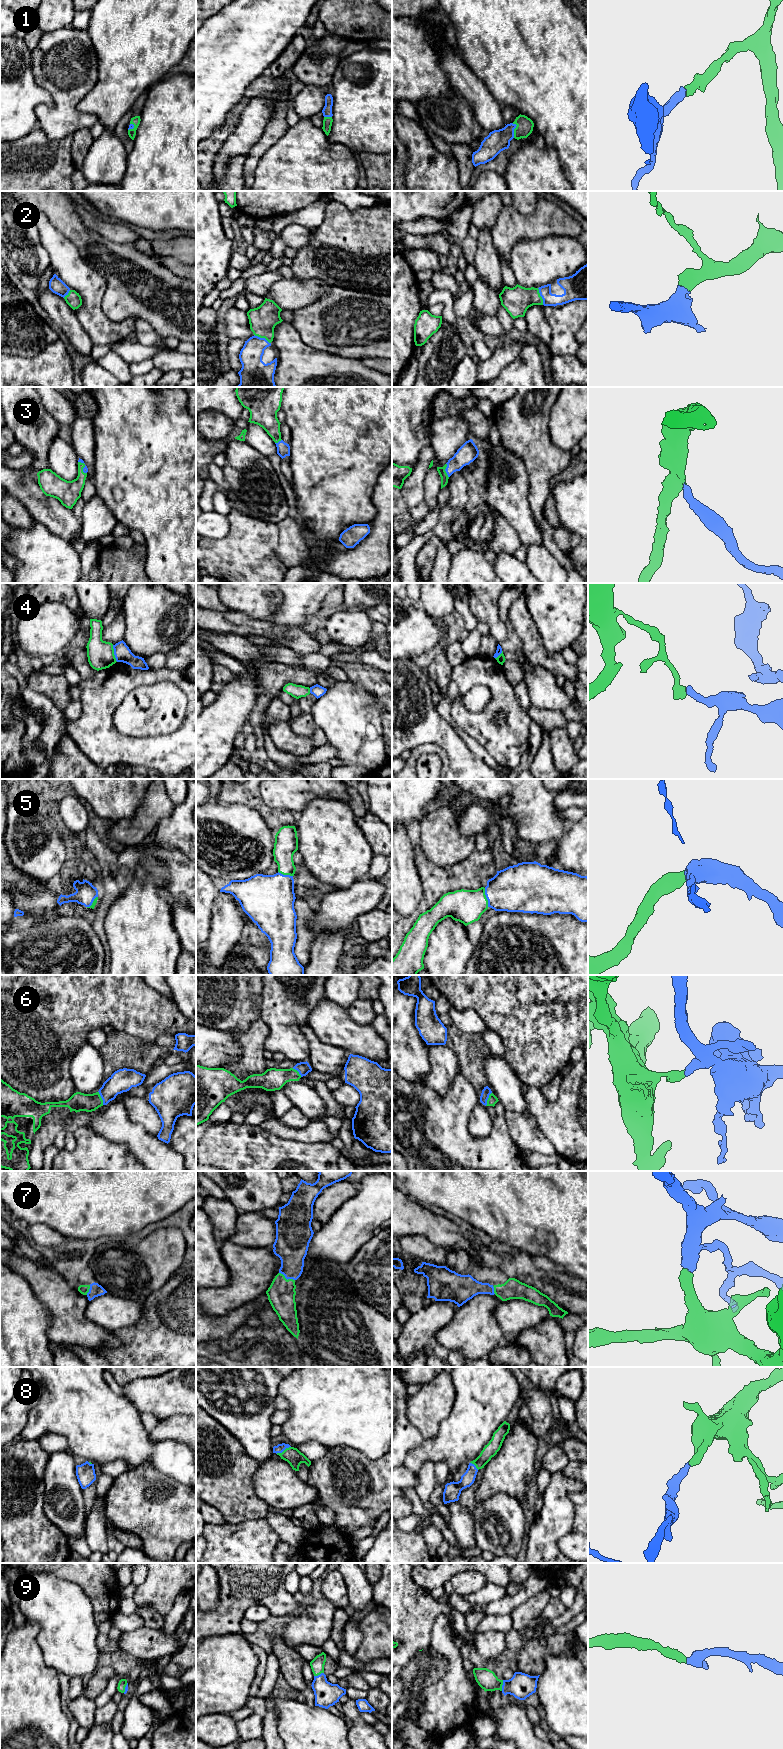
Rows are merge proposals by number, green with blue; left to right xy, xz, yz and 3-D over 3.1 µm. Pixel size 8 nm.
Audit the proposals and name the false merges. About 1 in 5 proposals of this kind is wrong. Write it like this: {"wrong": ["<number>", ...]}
{"wrong": ["4"]}

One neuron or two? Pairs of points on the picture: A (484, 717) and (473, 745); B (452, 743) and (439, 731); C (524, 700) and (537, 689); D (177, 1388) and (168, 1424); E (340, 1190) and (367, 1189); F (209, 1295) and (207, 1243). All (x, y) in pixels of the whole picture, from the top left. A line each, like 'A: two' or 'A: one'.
A: two
B: one
C: two
D: two
E: two
F: two

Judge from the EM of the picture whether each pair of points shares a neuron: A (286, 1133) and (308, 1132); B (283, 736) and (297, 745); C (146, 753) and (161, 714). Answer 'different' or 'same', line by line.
A: same
B: same
C: different

